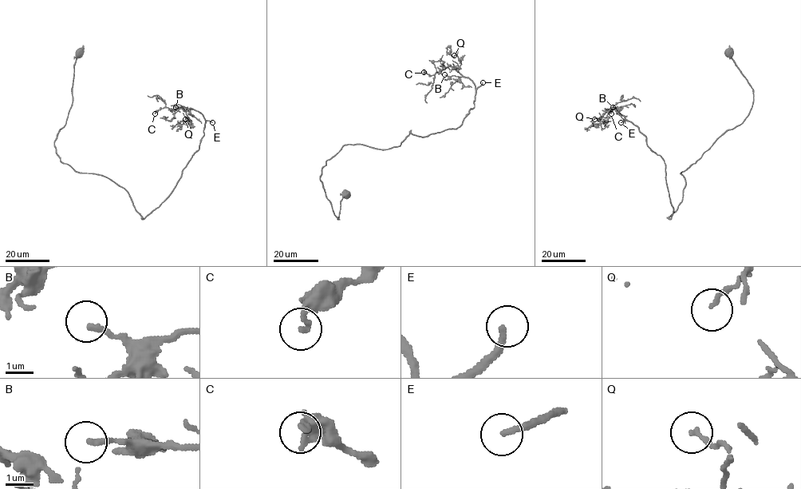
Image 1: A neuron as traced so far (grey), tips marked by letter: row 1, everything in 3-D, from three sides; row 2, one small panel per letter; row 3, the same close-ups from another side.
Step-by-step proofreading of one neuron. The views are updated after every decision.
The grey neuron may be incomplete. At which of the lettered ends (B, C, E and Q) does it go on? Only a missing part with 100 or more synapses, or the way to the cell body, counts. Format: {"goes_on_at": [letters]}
{"goes_on_at": ["E"]}

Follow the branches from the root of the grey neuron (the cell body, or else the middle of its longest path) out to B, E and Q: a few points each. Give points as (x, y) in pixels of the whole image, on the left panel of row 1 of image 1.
B: (79, 51), (56, 153), (76, 171), (122, 186), (143, 219), (171, 193), (204, 135), (199, 111), (175, 107)
E: (79, 51), (56, 153), (76, 171), (122, 186), (143, 219), (171, 193), (199, 148), (206, 121), (212, 122)
Q: (79, 51), (56, 153), (122, 186), (143, 219), (199, 148), (205, 119), (191, 108), (191, 123), (185, 119)

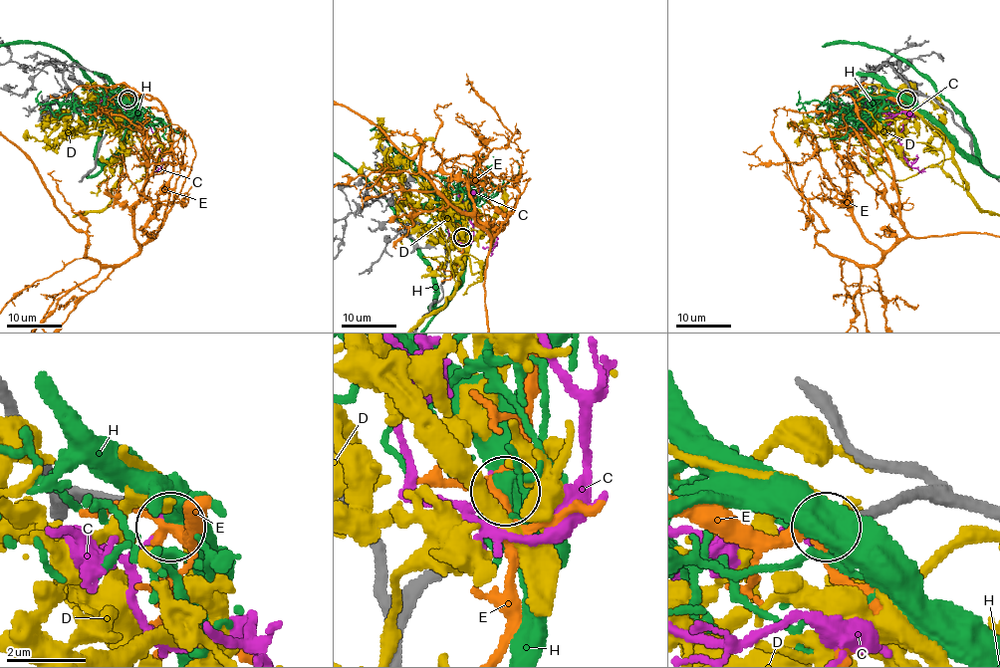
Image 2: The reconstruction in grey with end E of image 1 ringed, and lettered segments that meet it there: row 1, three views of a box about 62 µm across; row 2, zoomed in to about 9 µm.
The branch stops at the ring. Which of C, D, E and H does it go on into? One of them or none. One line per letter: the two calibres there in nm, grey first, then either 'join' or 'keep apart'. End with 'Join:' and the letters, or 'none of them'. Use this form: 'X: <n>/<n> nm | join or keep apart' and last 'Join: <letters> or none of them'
C: 240/180 nm | keep apart
D: 280/200 nm | keep apart
E: 240/240 nm | keep apart
H: 280/600 nm | keep apart
Join: none of them

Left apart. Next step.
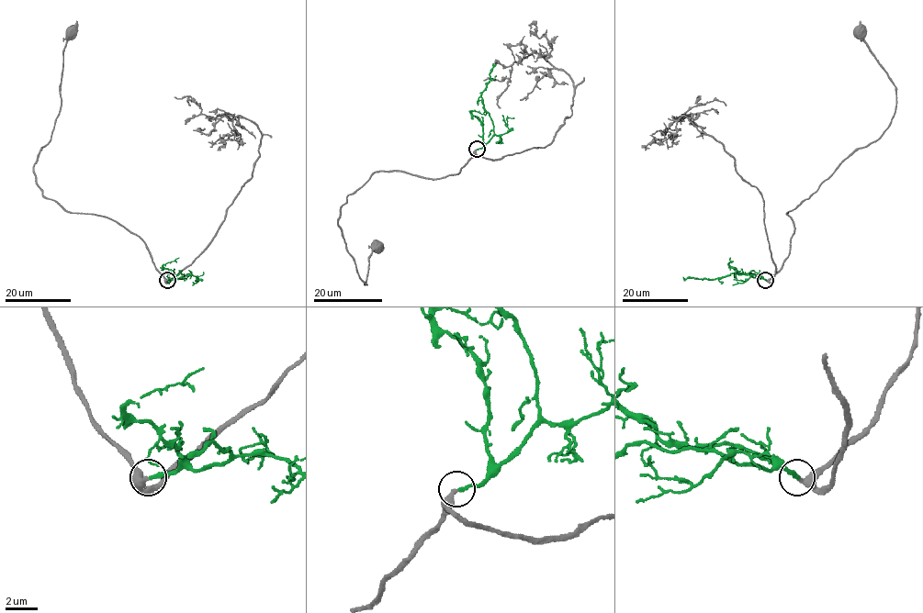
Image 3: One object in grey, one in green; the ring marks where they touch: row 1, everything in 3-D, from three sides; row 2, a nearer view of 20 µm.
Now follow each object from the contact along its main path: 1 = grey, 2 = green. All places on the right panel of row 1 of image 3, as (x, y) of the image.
1: (766, 280), (789, 254), (793, 224), (786, 214), (858, 150), (879, 138), (895, 109), (895, 85), (860, 30)
2: (766, 280), (735, 273), (711, 279), (683, 279)

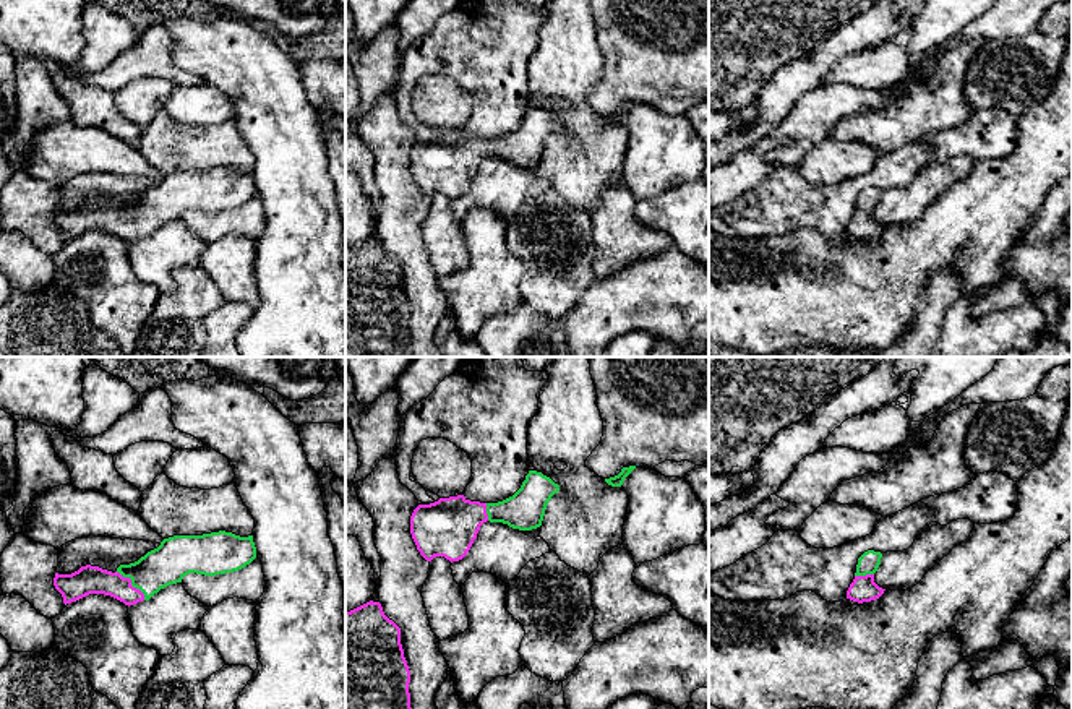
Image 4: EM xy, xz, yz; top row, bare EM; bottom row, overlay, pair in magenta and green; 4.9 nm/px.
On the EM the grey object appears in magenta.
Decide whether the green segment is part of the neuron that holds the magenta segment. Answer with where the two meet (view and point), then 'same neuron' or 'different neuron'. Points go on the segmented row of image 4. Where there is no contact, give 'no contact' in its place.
xy (130, 583) | same neuron

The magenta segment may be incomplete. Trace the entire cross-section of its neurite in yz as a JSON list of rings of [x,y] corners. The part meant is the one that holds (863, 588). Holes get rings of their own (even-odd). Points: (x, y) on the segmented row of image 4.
[[[868,550],[858,558],[855,579],[847,591],[847,599],[863,604],[879,599],[885,589],[874,582],[874,573],[881,565],[882,553]]]

